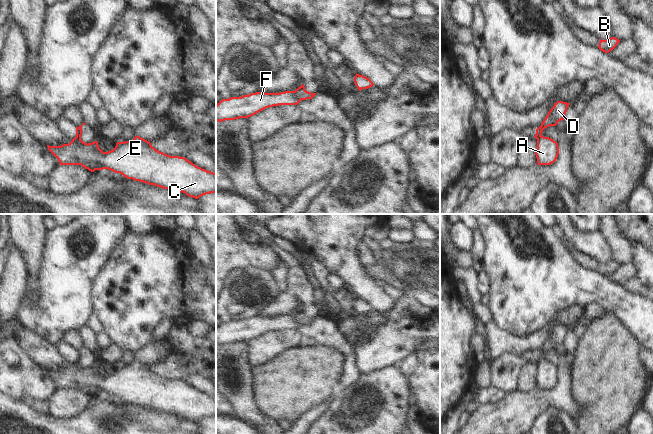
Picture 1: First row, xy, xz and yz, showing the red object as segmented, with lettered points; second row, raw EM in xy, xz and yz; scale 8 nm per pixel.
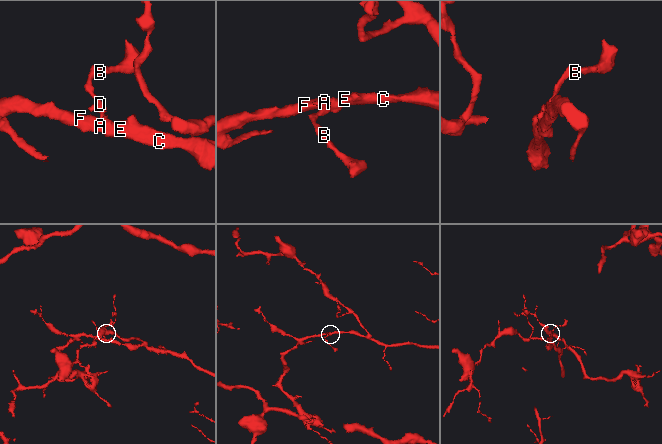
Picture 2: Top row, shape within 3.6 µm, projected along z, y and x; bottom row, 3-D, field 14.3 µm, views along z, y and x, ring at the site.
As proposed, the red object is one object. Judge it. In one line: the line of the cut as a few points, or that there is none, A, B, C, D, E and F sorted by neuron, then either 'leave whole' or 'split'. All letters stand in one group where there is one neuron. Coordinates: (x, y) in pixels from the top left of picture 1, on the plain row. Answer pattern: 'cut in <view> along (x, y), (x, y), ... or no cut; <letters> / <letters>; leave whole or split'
cut in xy along (75, 361), (80, 364); A C E F / B D; split

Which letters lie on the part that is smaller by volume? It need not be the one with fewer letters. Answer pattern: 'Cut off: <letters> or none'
Cut off: B, D

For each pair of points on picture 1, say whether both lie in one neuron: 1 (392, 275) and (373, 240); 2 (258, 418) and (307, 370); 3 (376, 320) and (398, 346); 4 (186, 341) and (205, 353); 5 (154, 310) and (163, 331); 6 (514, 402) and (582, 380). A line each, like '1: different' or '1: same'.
1: different
2: different
3: different
4: same
5: different
6: different

